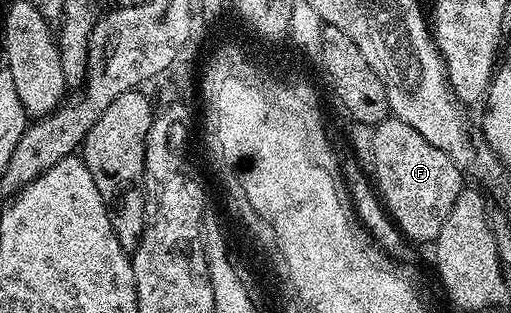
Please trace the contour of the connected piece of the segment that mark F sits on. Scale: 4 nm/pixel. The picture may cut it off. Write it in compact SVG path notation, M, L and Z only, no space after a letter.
M392 117L376 124L371 131L371 152L373 151L372 178L386 211L392 216L398 230L414 244L432 244L443 229L443 221L451 214L451 205L459 197L463 186L463 173L443 153L435 149L427 137L415 133L407 121Z

